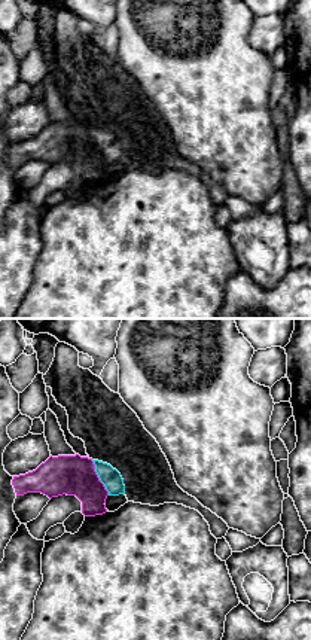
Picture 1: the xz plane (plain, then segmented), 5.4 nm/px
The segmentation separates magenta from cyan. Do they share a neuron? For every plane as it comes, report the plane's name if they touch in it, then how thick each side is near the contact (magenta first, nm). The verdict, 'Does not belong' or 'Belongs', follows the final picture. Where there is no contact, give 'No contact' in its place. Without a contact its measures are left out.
Touches magenta in xz. Thickness 220 nm (magenta) against 110 nm

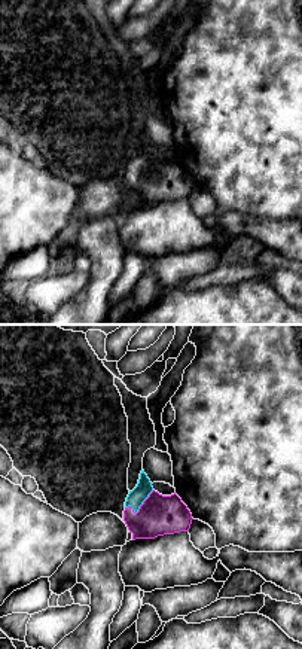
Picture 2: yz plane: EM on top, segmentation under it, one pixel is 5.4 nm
Touches magenta in yz. Thickness 220 nm (magenta) against 90 nm

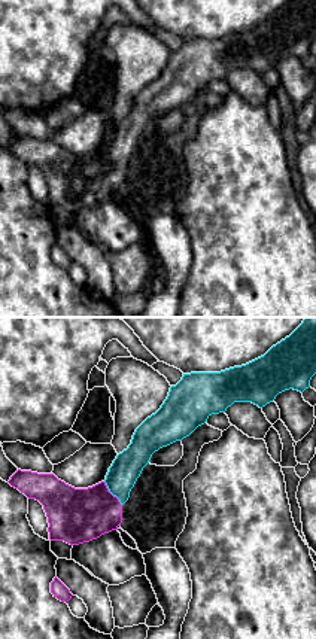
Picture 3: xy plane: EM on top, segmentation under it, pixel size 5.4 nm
Touches magenta in xy. Thickness 300 nm (magenta) against 160 nm

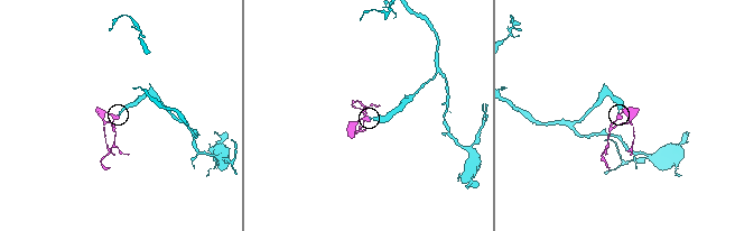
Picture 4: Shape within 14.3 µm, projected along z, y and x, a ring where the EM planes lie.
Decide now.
Belongs

